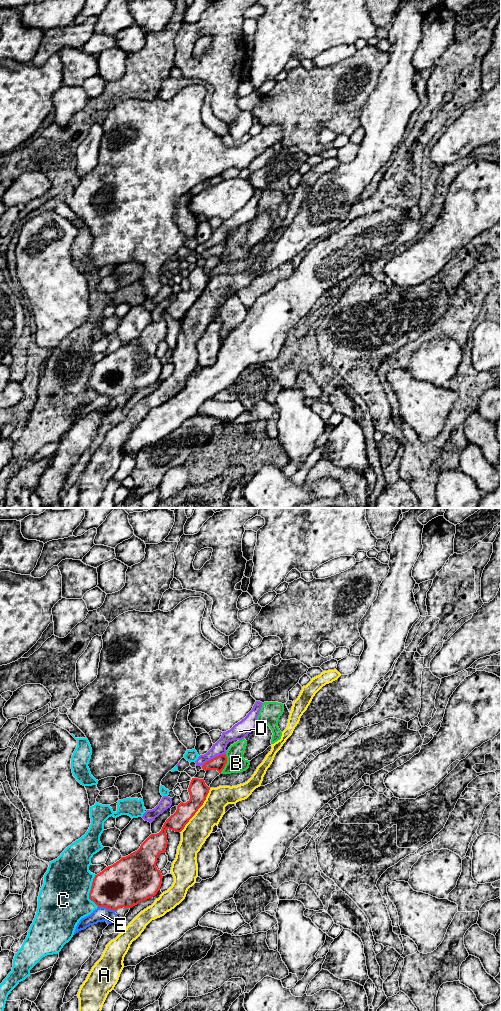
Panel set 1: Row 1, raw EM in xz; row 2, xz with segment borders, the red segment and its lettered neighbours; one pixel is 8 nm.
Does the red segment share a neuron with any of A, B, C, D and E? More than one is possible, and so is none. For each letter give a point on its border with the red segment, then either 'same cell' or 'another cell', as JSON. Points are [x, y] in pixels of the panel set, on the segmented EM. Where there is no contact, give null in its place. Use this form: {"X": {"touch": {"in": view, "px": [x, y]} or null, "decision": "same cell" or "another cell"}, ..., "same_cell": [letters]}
{"A": {"touch": {"in": "xz", "px": [197, 810]}, "decision": "another cell"}, "B": {"touch": {"in": "xz", "px": [225, 764]}, "decision": "another cell"}, "C": {"touch": {"in": "xz", "px": [90, 891]}, "decision": "another cell"}, "D": {"touch": {"in": "xz", "px": [213, 758]}, "decision": "another cell"}, "E": {"touch": {"in": "xz", "px": [106, 907]}, "decision": "another cell"}, "same_cell": []}

